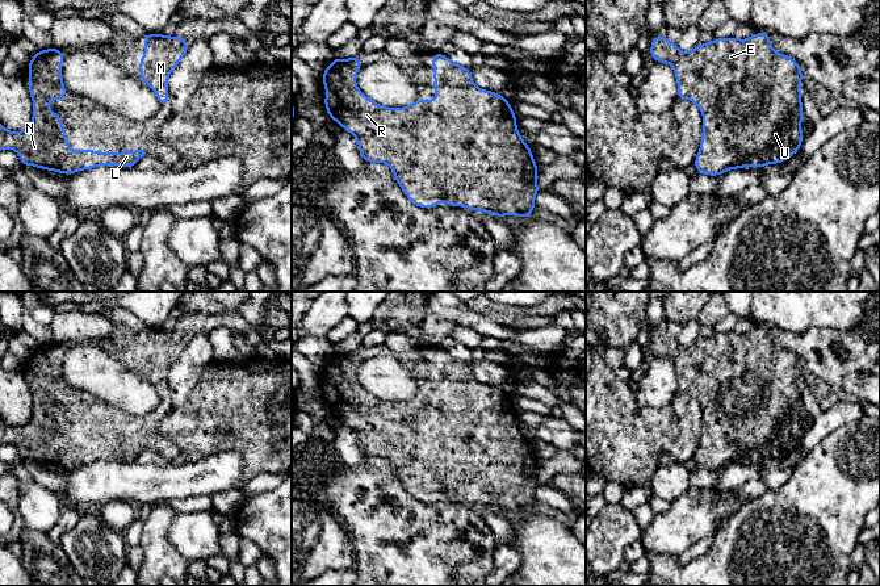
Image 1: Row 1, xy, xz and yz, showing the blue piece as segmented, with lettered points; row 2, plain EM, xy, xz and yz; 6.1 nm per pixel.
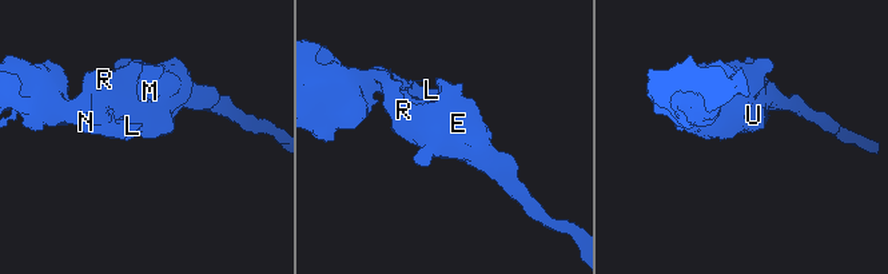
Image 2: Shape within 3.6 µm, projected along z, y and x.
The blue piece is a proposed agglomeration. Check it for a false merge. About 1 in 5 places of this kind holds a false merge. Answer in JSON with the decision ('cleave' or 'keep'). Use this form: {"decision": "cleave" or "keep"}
{"decision": "keep"}

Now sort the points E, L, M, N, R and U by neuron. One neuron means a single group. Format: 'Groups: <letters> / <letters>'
Groups: E L M N R U

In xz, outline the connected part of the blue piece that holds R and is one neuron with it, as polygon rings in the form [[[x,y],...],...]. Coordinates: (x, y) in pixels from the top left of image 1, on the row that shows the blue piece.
[[[440,53],[432,54],[436,100],[415,100],[405,108],[386,108],[366,97],[356,85],[356,75],[363,63],[360,56],[341,59],[336,56],[323,71],[326,87],[324,108],[330,120],[351,133],[359,145],[360,155],[368,163],[389,164],[395,181],[411,204],[432,209],[437,202],[449,206],[469,208],[474,212],[504,215],[532,217],[537,185],[537,163],[516,126],[516,114],[506,97],[481,89],[473,83],[469,67],[462,67]]]

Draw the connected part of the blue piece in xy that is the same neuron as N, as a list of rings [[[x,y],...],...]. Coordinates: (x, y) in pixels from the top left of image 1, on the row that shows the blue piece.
[[[50,47],[38,50],[28,63],[29,70],[29,93],[33,100],[33,118],[29,127],[24,131],[9,131],[0,124],[0,151],[11,148],[18,152],[20,163],[33,166],[41,169],[74,175],[77,171],[92,169],[99,166],[121,166],[134,167],[139,158],[143,158],[144,150],[121,151],[121,152],[99,152],[96,150],[70,150],[68,138],[66,137],[64,125],[60,121],[62,114],[50,110],[49,100],[64,101],[66,87],[62,78],[62,64],[64,53],[59,49]]]

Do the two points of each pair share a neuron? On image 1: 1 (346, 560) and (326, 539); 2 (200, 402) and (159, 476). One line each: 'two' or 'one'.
1: one
2: two

